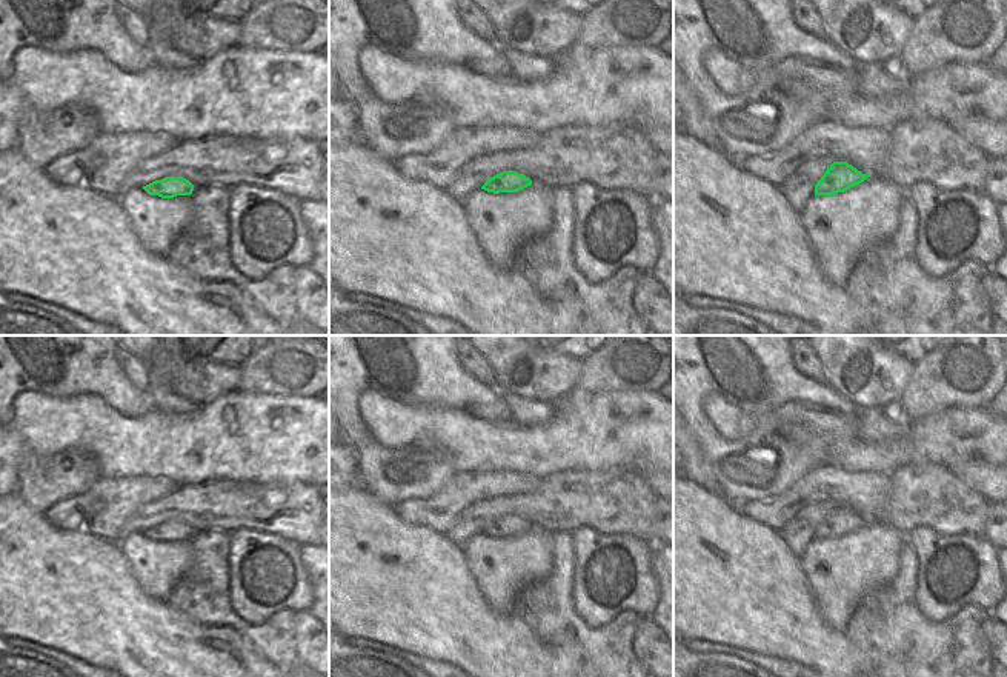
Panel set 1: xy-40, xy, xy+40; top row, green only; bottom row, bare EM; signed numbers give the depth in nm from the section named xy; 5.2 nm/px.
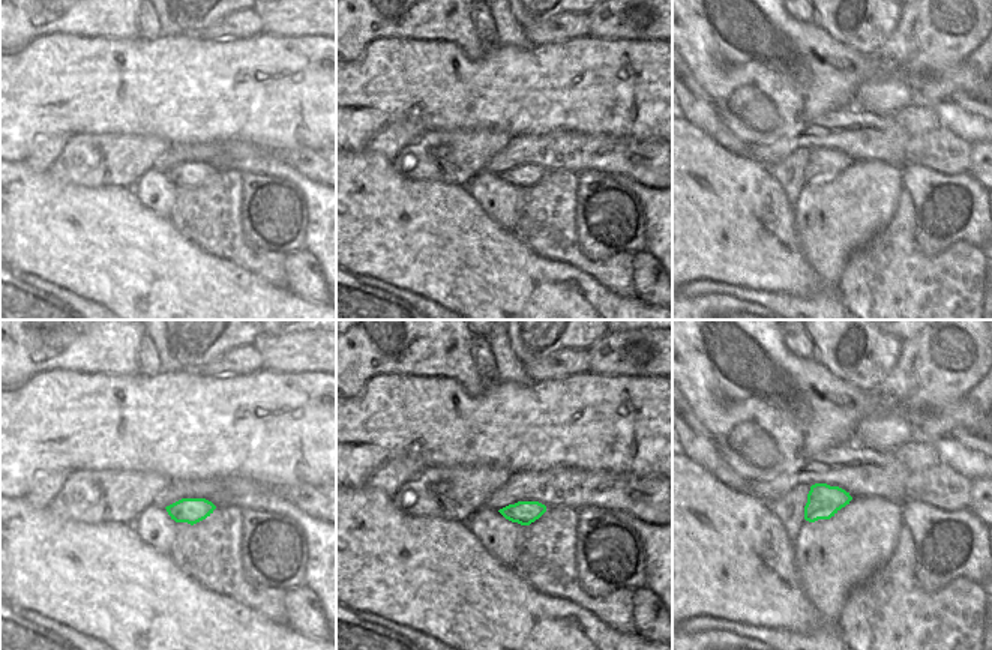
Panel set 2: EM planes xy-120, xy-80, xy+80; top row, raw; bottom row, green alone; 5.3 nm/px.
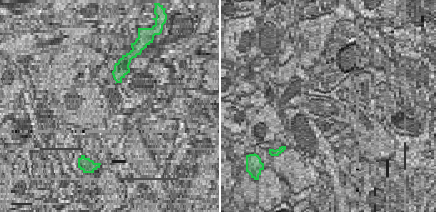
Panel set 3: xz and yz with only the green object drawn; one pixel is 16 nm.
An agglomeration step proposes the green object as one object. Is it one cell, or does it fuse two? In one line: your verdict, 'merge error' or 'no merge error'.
no merge error

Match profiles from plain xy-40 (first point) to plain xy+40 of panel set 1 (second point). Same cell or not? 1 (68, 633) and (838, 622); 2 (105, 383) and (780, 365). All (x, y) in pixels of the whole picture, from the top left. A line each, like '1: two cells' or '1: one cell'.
1: two cells
2: one cell

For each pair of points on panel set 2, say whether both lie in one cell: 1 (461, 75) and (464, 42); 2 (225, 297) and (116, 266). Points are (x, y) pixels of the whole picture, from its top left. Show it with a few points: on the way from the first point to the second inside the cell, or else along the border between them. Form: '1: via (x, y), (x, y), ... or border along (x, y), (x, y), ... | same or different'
1: border along (429, 38), (450, 41), (473, 59), (489, 48) | different
2: via (198, 297), (173, 297), (143, 269) | same

